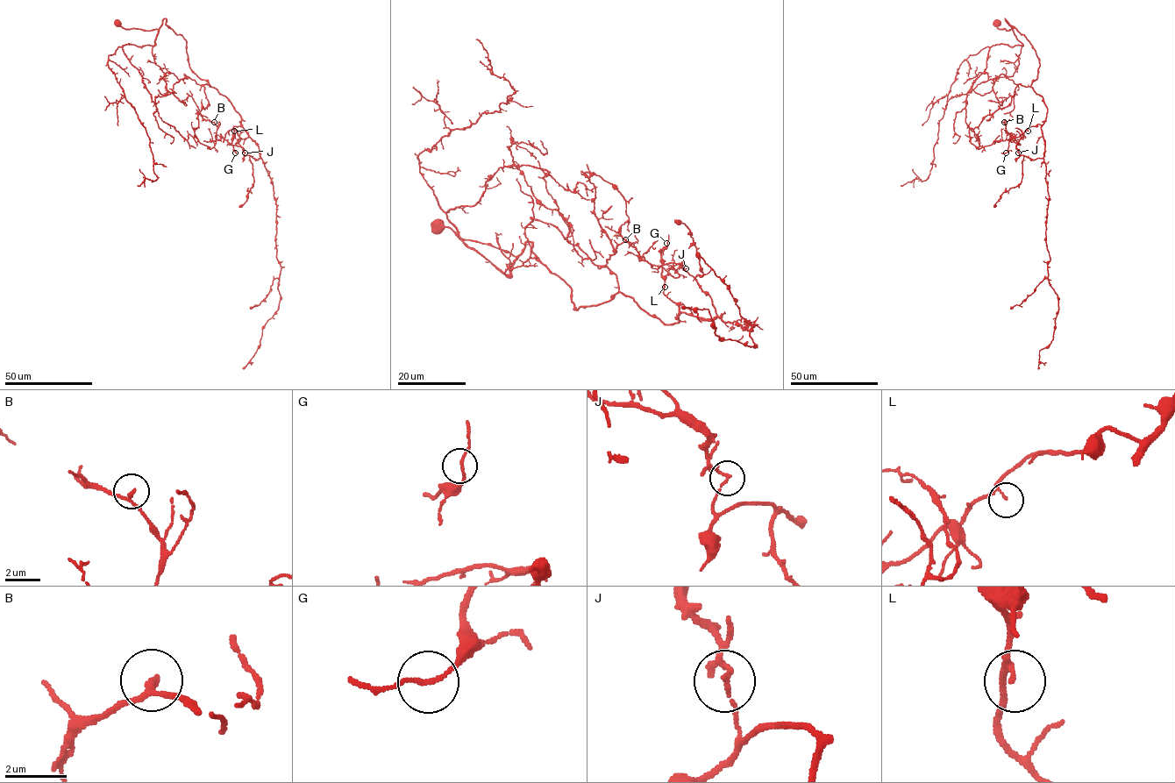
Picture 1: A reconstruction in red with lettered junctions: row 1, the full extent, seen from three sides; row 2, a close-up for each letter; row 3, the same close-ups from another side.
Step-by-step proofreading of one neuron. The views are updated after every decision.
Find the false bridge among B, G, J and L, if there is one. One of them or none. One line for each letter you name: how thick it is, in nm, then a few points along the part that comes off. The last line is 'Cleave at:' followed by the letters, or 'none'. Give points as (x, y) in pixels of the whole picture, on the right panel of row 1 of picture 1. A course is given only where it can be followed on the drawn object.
J: calibre 120 nm; course (1018, 153), (1016, 141), (1013, 138), (1007, 138), (1005, 124), (1009, 119)
Cleave at: J

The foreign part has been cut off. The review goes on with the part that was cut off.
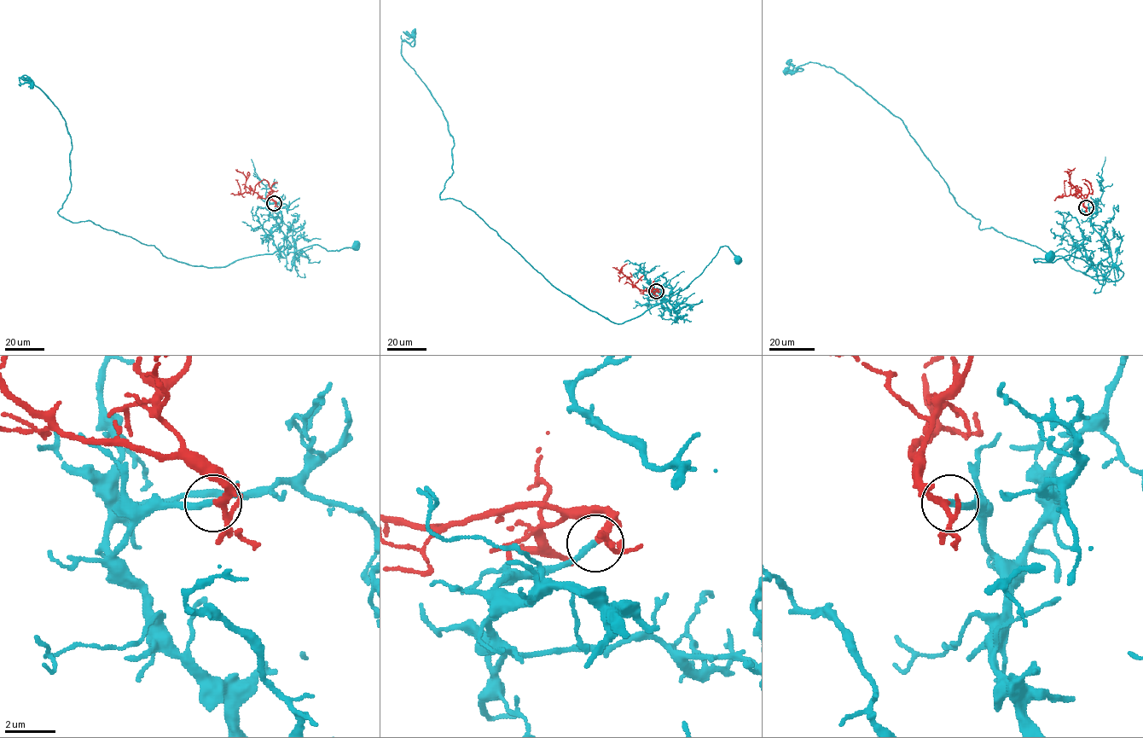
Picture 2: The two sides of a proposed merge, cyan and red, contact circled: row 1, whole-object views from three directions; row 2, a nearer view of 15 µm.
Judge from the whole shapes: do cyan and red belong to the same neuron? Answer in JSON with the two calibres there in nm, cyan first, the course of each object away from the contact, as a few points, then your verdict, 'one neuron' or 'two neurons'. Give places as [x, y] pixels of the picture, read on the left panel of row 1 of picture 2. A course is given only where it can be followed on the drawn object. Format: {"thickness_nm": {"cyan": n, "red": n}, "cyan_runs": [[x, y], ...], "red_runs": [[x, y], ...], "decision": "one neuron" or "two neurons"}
{"thickness_nm": {"cyan": 240, "red": 200}, "cyan_runs": [[275, 203], [270, 203], [267, 208], [287, 240], [285, 255], [316, 244], [327, 251], [356, 246]], "red_runs": [[275, 203], [252, 189], [246, 191], [246, 177], [237, 169]], "decision": "one neuron"}

